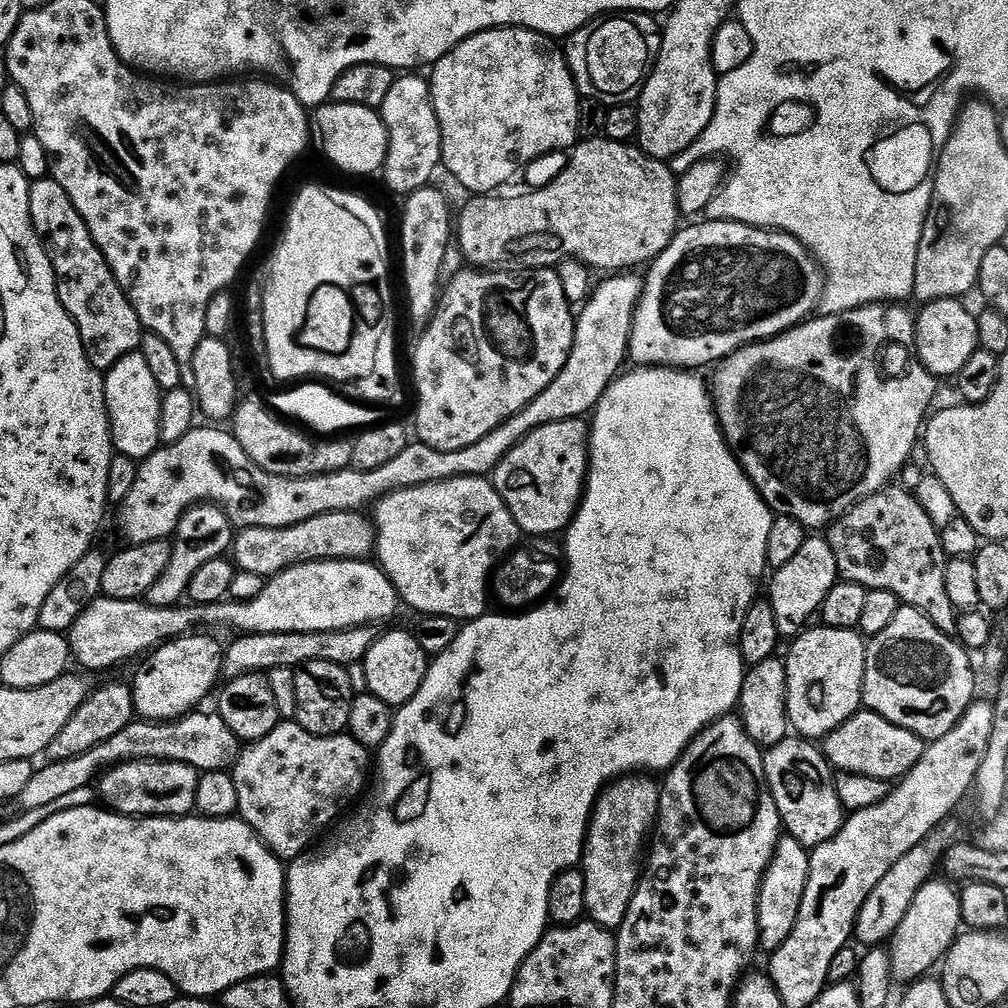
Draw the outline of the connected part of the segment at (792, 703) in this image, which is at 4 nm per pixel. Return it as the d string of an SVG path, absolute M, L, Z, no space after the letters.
M809 627L791 641L788 665L788 722L801 737L813 742L829 736L857 712L864 699L866 640L851 628Z

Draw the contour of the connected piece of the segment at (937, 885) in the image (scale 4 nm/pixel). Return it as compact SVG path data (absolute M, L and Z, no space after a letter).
M933 878L922 886L922 890L918 890L914 902L910 902L906 918L902 918L890 941L893 981L900 983L901 980L901 985L907 986L927 977L931 973L928 971L943 961L952 949L952 943L961 935L960 898L957 889L952 889L953 885L948 884L943 884L939 878Z

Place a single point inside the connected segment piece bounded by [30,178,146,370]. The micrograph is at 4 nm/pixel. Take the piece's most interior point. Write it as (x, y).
(110, 327)

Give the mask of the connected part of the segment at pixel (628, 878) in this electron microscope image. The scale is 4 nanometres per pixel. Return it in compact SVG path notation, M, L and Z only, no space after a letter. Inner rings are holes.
M629 774L609 784L600 793L592 811L592 822L588 825L582 861L586 878L586 916L593 924L609 930L619 930L626 918L626 910L630 910L636 883L640 881L649 833L655 829L660 814L661 785L647 778L652 779L644 774Z

